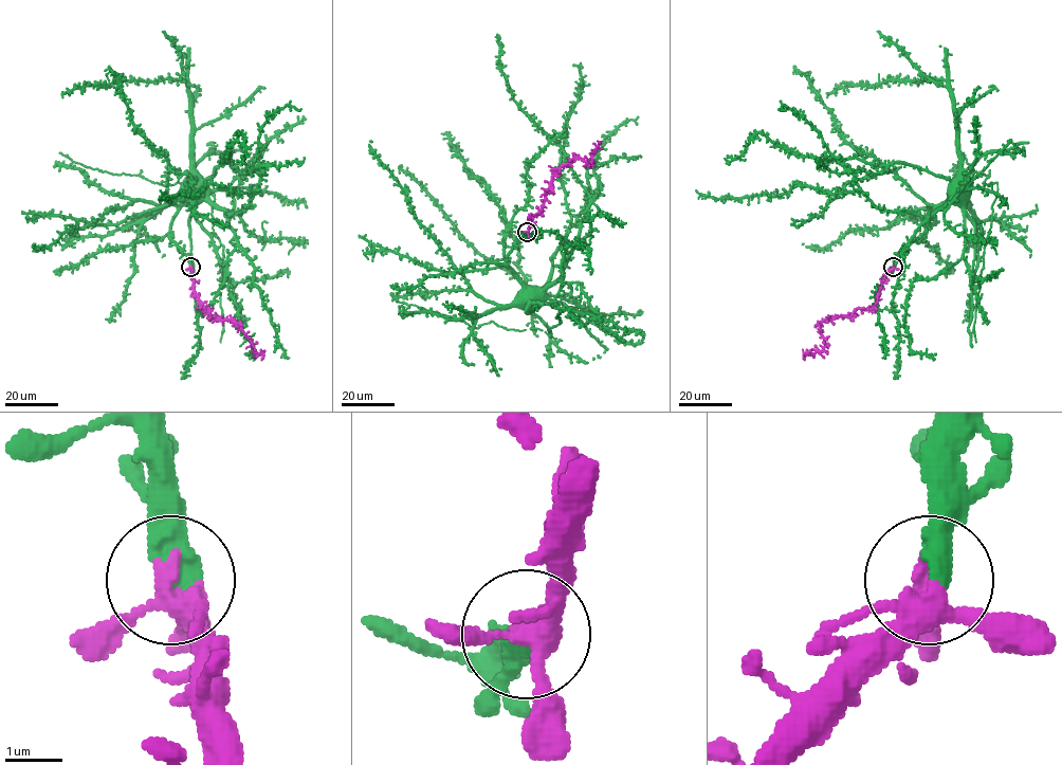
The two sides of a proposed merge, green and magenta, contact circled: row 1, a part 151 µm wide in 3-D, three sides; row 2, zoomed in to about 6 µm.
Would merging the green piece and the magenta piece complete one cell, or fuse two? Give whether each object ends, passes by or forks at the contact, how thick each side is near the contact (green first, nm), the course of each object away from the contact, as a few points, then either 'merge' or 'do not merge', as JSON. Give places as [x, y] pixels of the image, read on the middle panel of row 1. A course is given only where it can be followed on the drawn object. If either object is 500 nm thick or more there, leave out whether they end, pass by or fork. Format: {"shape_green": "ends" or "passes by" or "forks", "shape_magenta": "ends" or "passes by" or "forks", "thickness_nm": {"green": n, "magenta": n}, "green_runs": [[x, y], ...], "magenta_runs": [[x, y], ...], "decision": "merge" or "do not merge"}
{"shape_green": "ends", "shape_magenta": "forks", "thickness_nm": {"green": 480, "magenta": 320}, "green_runs": [[527, 232], [515, 241], [507, 263], [527, 289]], "magenta_runs": [[527, 232], [531, 217], [542, 208], [551, 176], [574, 158], [589, 162], [599, 143]], "decision": "merge"}

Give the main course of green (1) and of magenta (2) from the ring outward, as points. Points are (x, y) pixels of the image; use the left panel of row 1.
1: (190, 267), (189, 258), (171, 239), (169, 232), (174, 216), (189, 193)
2: (190, 267), (197, 299), (212, 315), (232, 320), (249, 339), (252, 348), (262, 353), (261, 360)

